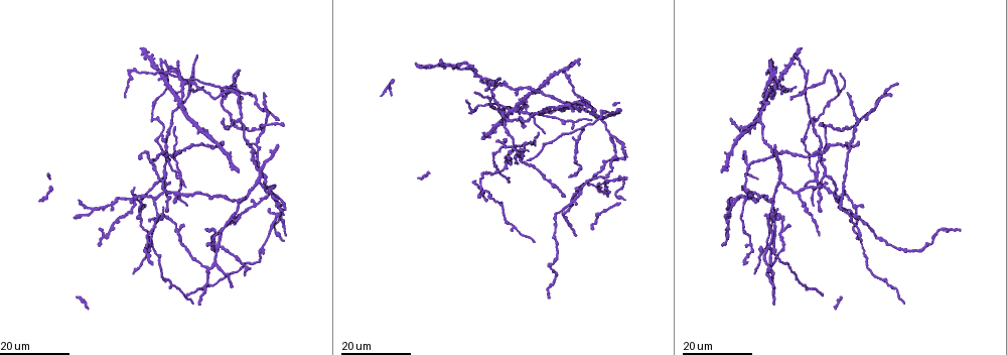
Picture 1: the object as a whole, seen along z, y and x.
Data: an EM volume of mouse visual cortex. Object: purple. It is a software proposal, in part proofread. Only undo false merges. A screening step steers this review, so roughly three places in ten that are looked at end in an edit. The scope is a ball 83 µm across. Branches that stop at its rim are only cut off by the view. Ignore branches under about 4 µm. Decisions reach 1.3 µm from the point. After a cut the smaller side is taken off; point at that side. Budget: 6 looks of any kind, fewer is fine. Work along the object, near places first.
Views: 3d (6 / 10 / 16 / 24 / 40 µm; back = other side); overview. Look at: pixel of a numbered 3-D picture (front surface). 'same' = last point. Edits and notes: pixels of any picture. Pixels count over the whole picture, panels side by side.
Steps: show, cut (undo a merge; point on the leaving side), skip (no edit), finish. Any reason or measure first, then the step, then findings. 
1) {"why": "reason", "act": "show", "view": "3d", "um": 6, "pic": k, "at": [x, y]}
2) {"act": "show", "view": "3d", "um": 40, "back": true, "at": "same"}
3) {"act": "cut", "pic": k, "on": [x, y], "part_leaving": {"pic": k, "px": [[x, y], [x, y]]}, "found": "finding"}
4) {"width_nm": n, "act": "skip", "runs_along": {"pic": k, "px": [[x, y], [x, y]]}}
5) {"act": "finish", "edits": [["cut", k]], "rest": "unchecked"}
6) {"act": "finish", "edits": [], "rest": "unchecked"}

{"why": "a fork", "act": "show", "view": "3d", "um": 24, "pic": 1, "at": [139, 214]}

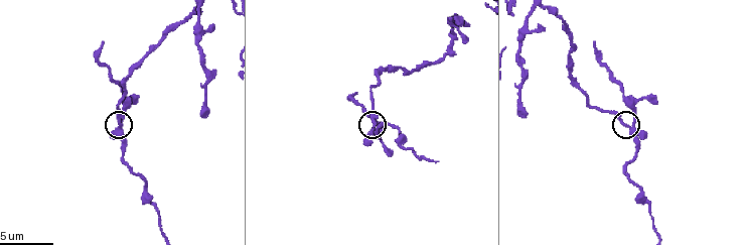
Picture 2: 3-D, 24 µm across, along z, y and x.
{"why": "closer look", "act": "show", "view": "3d", "um": 10, "pic": 2, "at": [633, 124]}

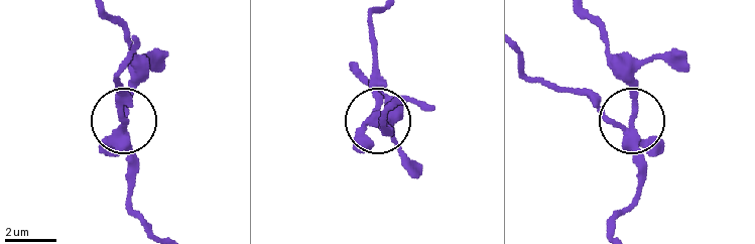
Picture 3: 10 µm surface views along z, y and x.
{"width_nm": 280, "act": "cut", "pic": 3, "on": [135, 175], "part_leaving": {"pic": 3, "px": [[120, 143], [127, 200], [146, 226]]}, "found": "a second neuron is stuck on"}

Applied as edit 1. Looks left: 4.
{"why": "two arms in line, one across", "act": "show", "view": "3d", "um": 16, "pic": 1, "at": [610, 135]}

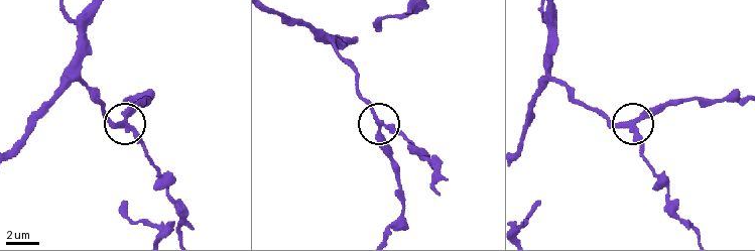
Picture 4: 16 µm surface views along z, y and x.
{"act": "show", "view": "3d", "um": 6, "pic": 4, "at": [633, 124]}

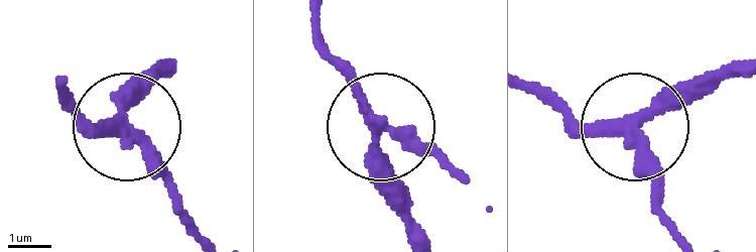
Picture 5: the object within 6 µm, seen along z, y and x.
{"act": "show", "view": "3d", "um": 6, "back": true, "pic": 5, "at": [120, 123]}

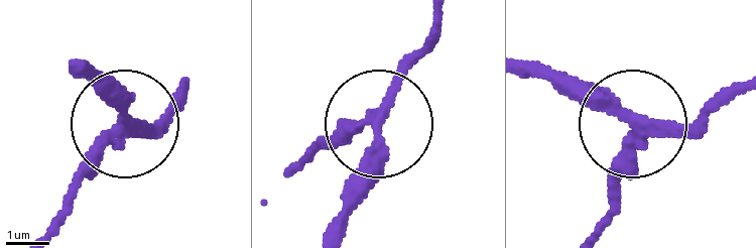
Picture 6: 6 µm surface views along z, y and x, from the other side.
{"width_nm": 240, "act": "skip", "runs_along": {"pic": 6, "px": [[183, 82], [65, 201]]}, "found": "all the same neuron"}

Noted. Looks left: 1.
{"act": "finish", "edits": [["cut", 3]], "rest": "unchecked"}

